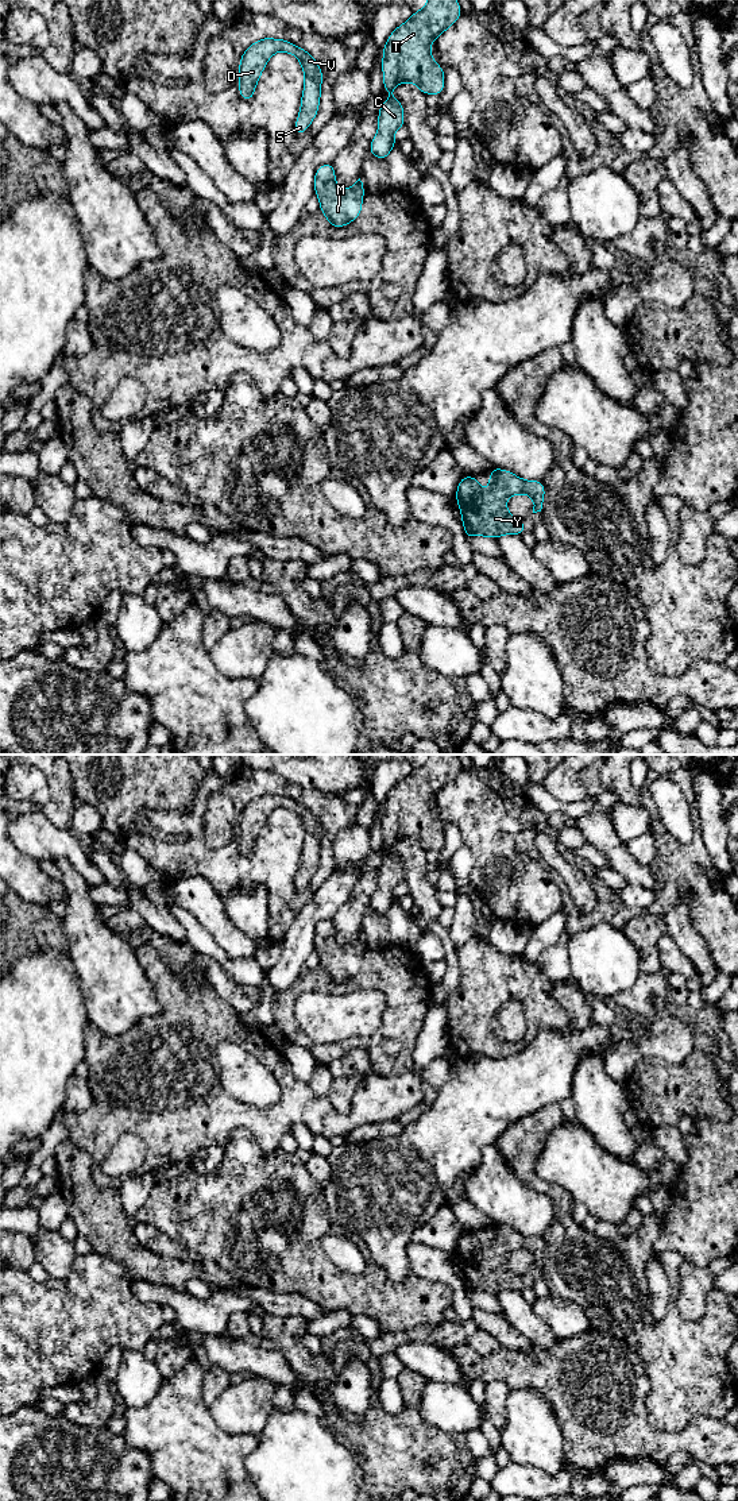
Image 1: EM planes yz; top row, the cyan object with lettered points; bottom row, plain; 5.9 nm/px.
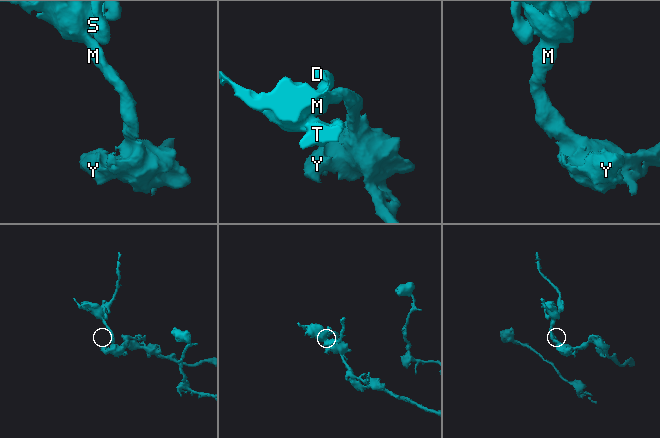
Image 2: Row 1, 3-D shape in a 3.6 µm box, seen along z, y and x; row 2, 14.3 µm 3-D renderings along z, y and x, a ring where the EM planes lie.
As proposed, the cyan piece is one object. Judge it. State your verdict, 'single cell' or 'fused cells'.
single cell

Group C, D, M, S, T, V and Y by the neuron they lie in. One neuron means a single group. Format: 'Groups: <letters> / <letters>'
Groups: C D M S T V Y

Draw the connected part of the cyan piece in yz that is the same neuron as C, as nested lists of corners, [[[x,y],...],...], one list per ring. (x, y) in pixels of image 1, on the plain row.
[[[428,755],[428,760],[395,784],[383,803],[383,842],[390,853],[378,865],[378,888],[370,908],[385,915],[397,900],[394,888],[405,881],[403,863],[393,852],[401,838],[414,838],[425,850],[444,846],[444,825],[433,817],[430,799],[456,779],[461,763],[455,755]]]

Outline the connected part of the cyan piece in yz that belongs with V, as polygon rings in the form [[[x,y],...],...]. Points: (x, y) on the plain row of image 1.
[[[263,794],[254,798],[240,813],[239,849],[243,856],[251,857],[258,836],[277,807],[285,807],[298,814],[304,825],[304,849],[301,853],[301,865],[295,876],[295,892],[305,888],[318,868],[322,827],[316,815],[304,804],[285,795]]]

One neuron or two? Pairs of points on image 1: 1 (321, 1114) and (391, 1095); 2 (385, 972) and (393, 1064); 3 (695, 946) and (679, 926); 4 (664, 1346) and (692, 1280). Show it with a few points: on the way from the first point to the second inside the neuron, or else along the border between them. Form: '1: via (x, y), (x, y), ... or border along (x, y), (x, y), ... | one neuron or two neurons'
1: via (339, 1119), (358, 1116), (374, 1100) | one neuron
2: via (405, 995), (405, 1042) | one neuron
3: via (690, 941), (682, 932) | one neuron
4: border along (707, 1292), (700, 1318), (684, 1319), (680, 1315) | two neurons

